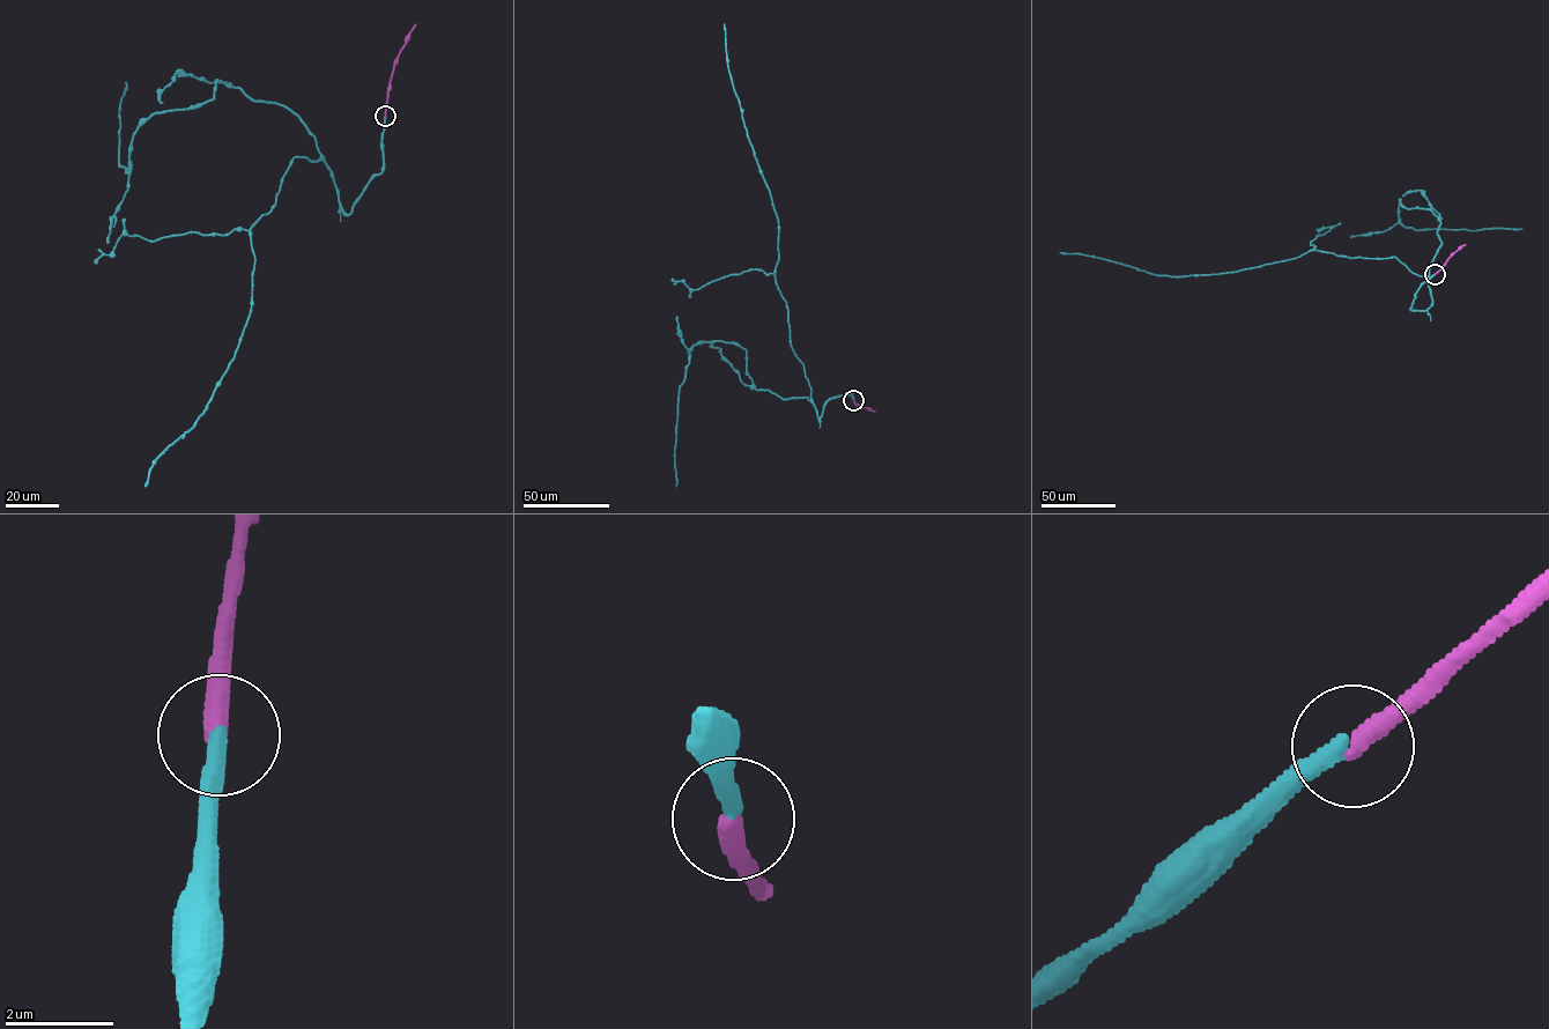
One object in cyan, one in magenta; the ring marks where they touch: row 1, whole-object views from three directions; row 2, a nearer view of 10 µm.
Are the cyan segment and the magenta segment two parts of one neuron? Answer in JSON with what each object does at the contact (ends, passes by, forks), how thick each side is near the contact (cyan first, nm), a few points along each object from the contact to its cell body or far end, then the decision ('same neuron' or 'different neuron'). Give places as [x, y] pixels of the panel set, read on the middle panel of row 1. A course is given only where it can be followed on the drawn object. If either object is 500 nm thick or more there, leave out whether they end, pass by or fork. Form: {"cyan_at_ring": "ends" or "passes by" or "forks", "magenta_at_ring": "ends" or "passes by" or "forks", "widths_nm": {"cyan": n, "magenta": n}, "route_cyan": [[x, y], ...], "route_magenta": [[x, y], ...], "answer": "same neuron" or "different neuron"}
{"cyan_at_ring": "ends", "magenta_at_ring": "ends", "widths_nm": {"cyan": 360, "magenta": 400}, "route_cyan": [[853, 400], [852, 392], [829, 399], [819, 419], [791, 345], [775, 274], [778, 221], [733, 88], [724, 23]], "route_magenta": [[853, 400], [874, 412]], "answer": "same neuron"}

